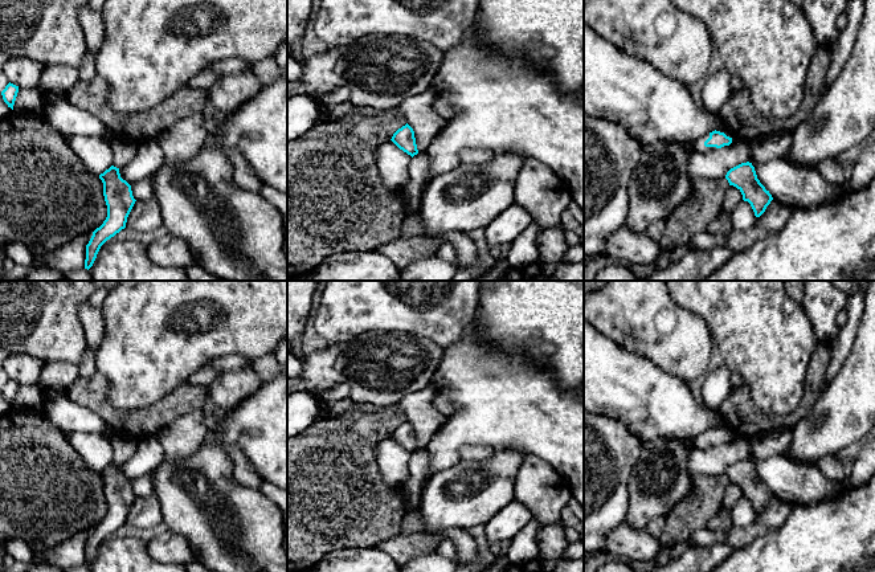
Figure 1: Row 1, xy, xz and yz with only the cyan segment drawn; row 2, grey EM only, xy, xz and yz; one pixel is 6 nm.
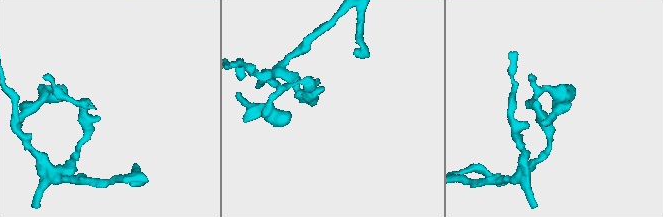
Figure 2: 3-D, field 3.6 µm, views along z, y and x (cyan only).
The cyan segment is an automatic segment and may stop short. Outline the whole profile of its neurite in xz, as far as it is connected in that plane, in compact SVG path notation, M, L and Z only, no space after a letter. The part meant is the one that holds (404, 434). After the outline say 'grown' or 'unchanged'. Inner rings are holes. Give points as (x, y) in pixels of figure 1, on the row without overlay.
M406 420L391 436L400 446L412 453L409 459L409 478L401 487L406 512L418 511L424 486L430 477L430 458L426 449L417 446L413 425Z | grown

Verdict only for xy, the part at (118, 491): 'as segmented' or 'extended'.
extended

